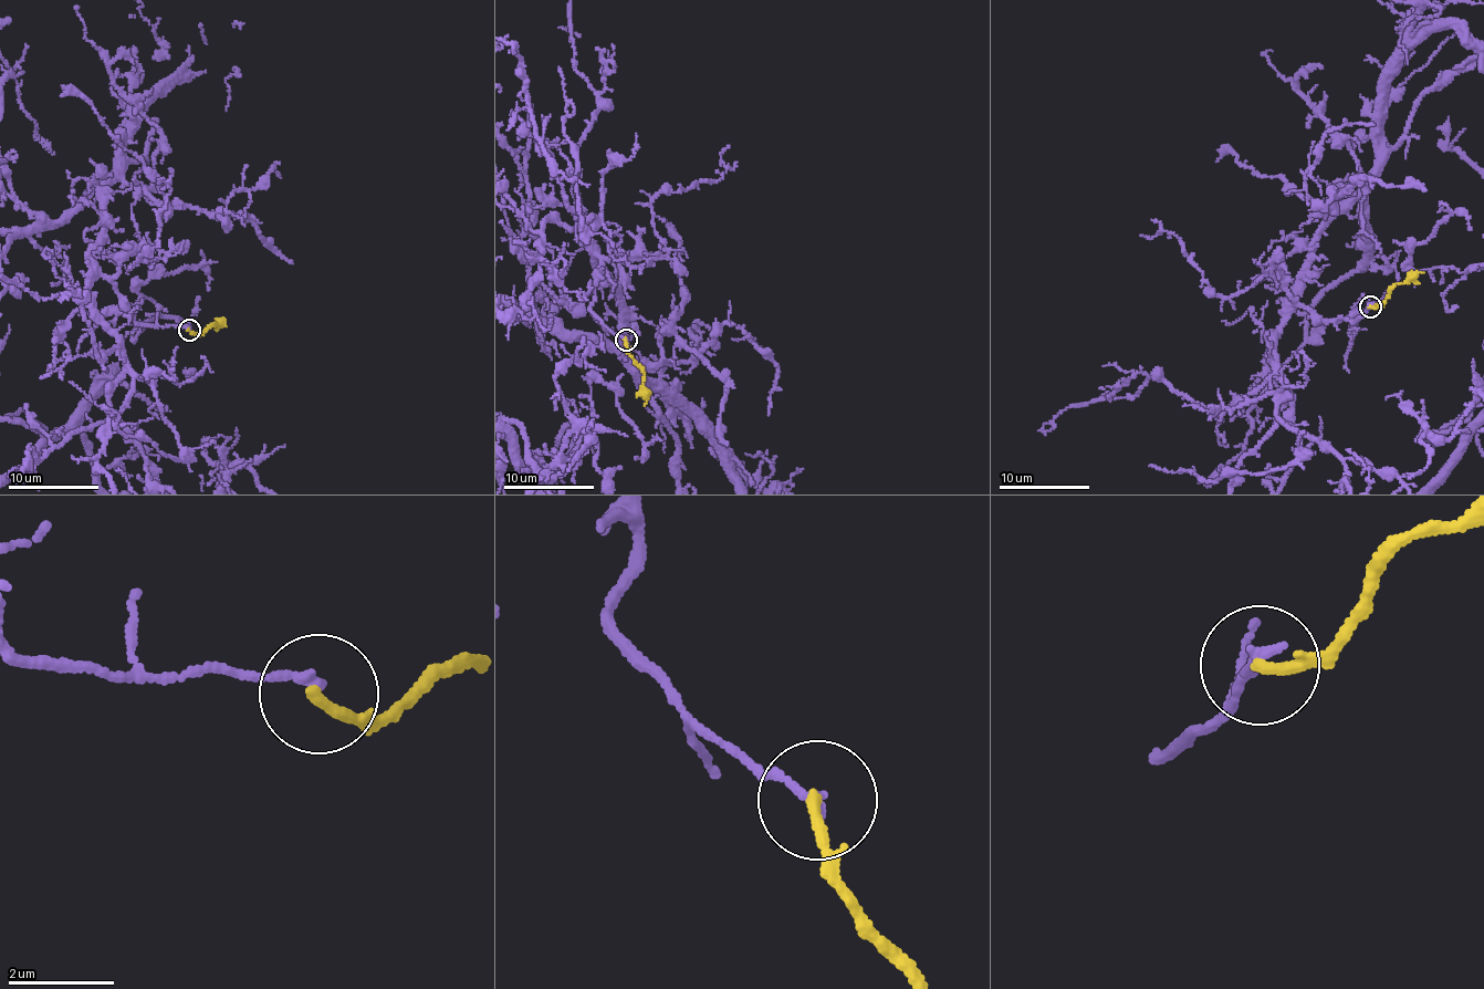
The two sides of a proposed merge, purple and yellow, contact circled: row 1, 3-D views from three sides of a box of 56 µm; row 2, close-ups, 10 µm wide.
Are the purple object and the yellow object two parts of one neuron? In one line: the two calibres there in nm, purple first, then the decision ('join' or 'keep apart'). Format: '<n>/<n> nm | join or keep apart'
190/220 nm | keep apart

